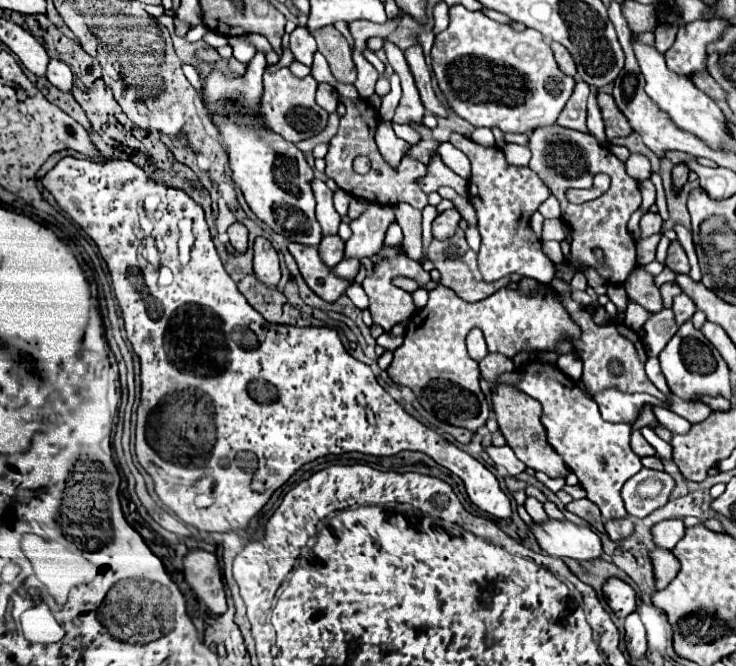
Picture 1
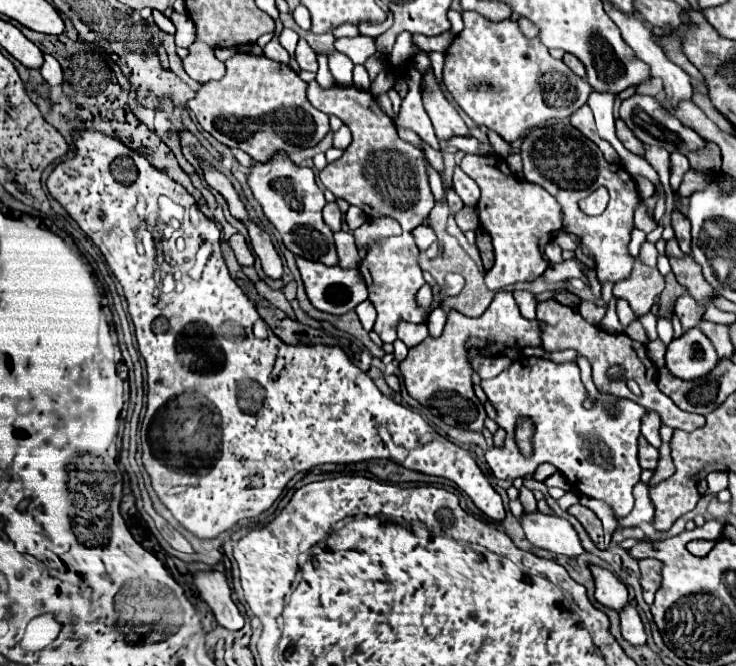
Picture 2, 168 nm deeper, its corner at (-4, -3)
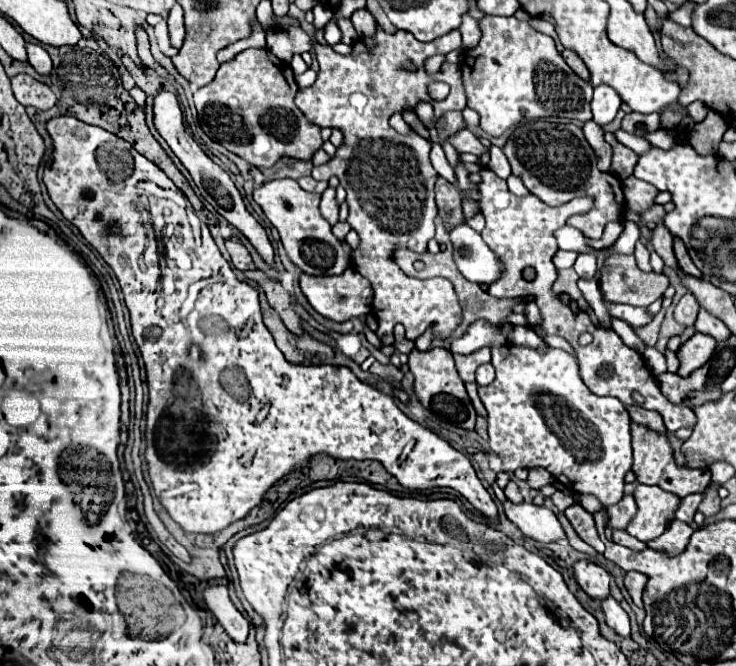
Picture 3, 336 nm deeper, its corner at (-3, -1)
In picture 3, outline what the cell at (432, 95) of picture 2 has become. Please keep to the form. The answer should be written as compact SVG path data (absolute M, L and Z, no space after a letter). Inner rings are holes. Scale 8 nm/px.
M461 129L455 135L449 137L449 143L459 151L459 153L473 153L477 157L485 155L487 149L479 143L479 139L469 131L469 129Z

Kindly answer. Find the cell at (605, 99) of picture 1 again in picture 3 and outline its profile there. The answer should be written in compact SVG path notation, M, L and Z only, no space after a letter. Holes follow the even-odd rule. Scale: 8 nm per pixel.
M605 133L605 141L613 147L613 163L611 163L611 173L619 179L619 181L625 181L627 177L633 175L633 167L635 167L635 161L637 161L637 155L623 147L613 133Z

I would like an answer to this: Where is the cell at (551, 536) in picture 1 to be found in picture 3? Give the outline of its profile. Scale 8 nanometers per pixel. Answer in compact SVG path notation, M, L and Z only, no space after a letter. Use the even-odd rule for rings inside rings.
M503 501L503 511L507 519L515 523L517 529L529 539L535 539L541 543L553 543L553 541L565 539L565 531L557 521L555 513L545 507L537 507L533 503L515 505L511 501Z

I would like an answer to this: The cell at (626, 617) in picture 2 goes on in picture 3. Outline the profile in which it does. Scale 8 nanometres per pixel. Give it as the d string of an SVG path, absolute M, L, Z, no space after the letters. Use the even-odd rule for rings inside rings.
M609 595L601 601L601 609L603 609L603 615L605 615L605 623L611 625L611 629L621 635L621 637L629 637L629 617L627 613L621 609L621 605Z

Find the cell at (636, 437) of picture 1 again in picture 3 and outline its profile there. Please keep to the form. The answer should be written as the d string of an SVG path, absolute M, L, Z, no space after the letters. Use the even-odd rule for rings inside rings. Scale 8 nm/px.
M631 421L631 447L633 447L633 467L637 481L643 485L657 485L663 491L669 491L677 497L687 497L691 493L703 493L711 483L711 471L709 469L691 469L691 467L679 467L673 459L673 449L667 439L667 435L651 431L643 425L637 425Z

